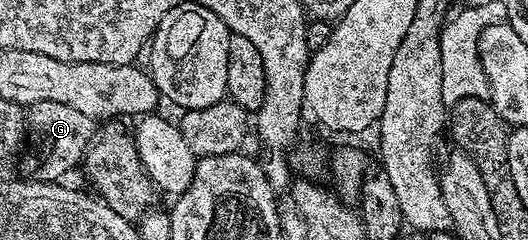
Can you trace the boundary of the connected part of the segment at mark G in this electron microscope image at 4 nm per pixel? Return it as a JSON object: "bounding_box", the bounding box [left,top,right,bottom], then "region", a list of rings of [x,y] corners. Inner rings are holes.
{"bounding_box":[22,103,96,182],"region":[[[36,103],[28,109],[28,145],[34,148],[34,153],[30,153],[23,159],[22,165],[27,169],[29,176],[36,181],[61,182],[65,173],[70,173],[74,168],[83,164],[86,156],[86,149],[96,132],[95,118],[88,115],[80,115],[73,107],[68,107],[64,103]]]}

